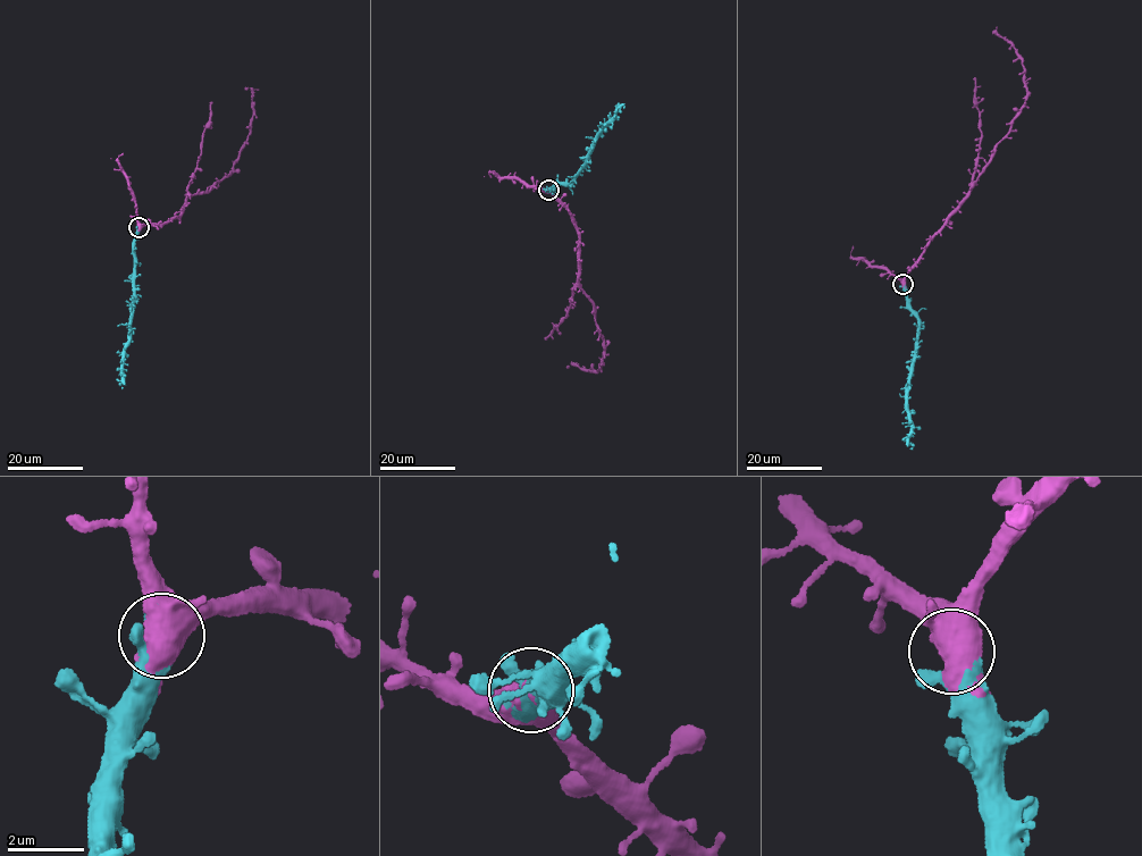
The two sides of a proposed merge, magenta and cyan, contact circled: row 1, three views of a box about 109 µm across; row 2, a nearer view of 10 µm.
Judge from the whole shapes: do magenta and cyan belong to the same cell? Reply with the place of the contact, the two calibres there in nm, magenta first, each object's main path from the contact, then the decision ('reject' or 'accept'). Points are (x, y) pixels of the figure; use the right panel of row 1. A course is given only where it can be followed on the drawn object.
at (903, 284); 550 nm thick on the magenta side, 440 nm on the other; magenta runs (903, 283), (1022, 108), (1026, 92), (1022, 58), (1010, 41), (993, 32), (996, 35); cyan runs (903, 283), (907, 308), (917, 322), (916, 354), (907, 397), (908, 446), (913, 447); accept

